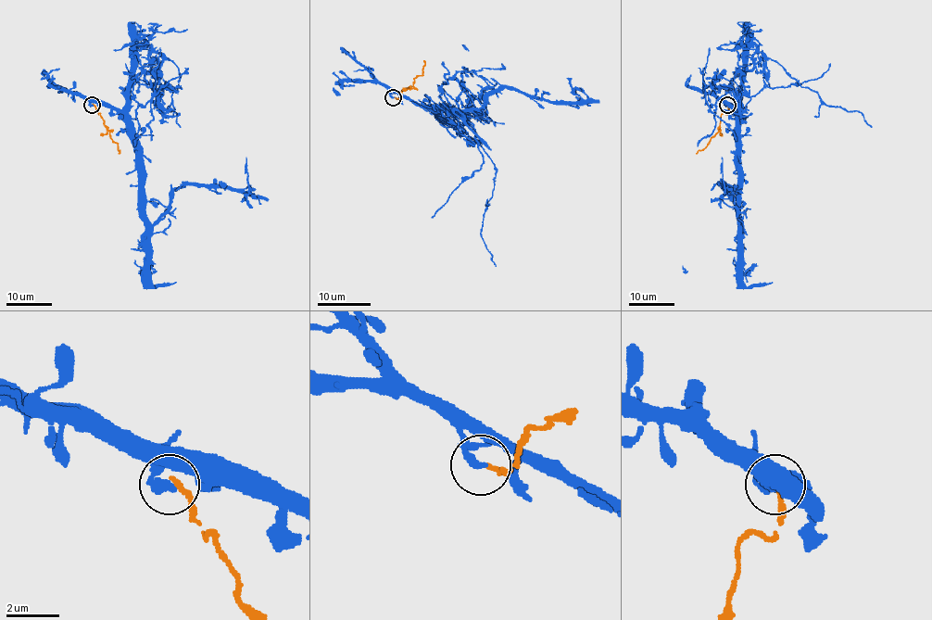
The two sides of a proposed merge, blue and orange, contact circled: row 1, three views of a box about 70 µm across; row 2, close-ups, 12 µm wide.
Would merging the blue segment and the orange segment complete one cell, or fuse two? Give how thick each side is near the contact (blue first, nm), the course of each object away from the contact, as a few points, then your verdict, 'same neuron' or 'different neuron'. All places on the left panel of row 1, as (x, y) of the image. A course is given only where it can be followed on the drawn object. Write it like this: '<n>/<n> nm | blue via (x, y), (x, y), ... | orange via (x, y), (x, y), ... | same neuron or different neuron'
360/190 nm | blue via (93, 105), (106, 104), (125, 123), (135, 149), (139, 208), (150, 224), (186, 184), (249, 193), (245, 158) | orange via (93, 104), (118, 145), (119, 154) | different neuron

